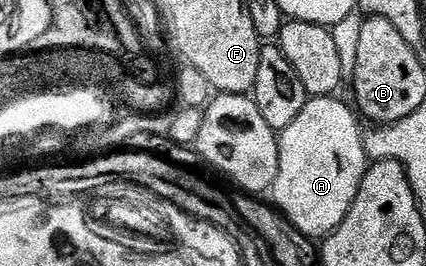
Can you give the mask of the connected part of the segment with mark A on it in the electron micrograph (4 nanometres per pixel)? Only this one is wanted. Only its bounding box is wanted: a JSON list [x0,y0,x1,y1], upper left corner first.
[271,96,367,239]

